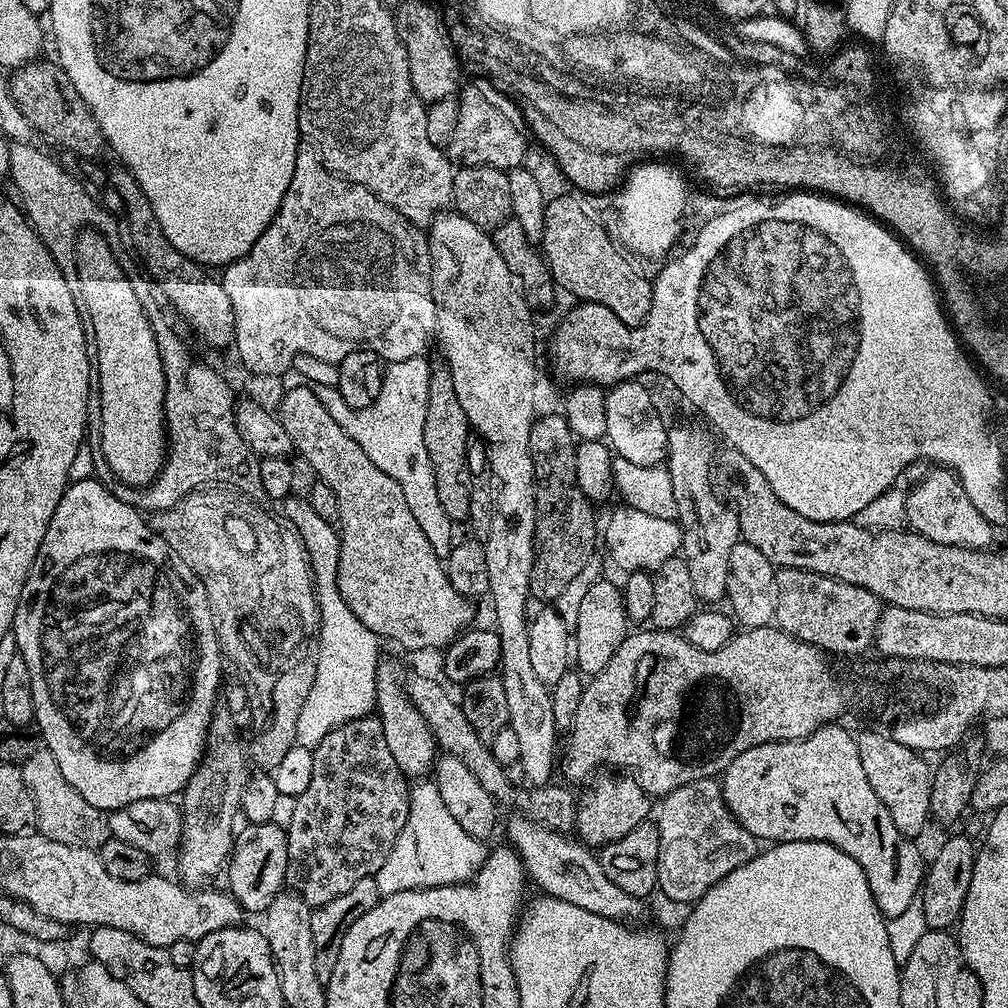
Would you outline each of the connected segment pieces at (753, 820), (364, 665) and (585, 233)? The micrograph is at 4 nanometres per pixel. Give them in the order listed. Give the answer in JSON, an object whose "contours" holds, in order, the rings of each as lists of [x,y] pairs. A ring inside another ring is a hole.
{"contours":[[[[836,722],[825,724],[804,740],[763,744],[746,750],[746,754],[738,754],[722,773],[724,807],[757,841],[780,842],[780,832],[776,832],[776,828],[784,828],[784,820],[780,820],[780,824],[772,820],[772,812],[776,812],[776,808],[772,808],[772,792],[784,796],[784,788],[856,788],[860,804],[856,804],[856,796],[852,796],[852,808],[844,808],[852,820],[832,820],[832,832],[836,832],[836,828],[844,832],[844,836],[836,836],[836,840],[844,844],[844,855],[856,852],[859,864],[869,864],[873,868],[868,891],[879,913],[885,917],[900,916],[911,904],[913,907],[917,899],[926,875],[926,860],[924,864],[911,839],[900,835],[870,788],[859,761],[857,737],[847,727],[838,725]]],[[[317,579],[315,590],[322,592],[326,610],[318,613],[318,627],[314,633],[316,668],[313,670],[313,684],[298,710],[295,738],[295,743],[305,744],[313,750],[319,746],[322,738],[326,738],[326,734],[337,727],[348,700],[356,700],[359,696],[371,697],[375,693],[378,675],[376,663],[380,660],[376,633],[357,618],[350,606],[346,606],[335,583],[331,579]]],[[[560,196],[545,203],[542,255],[557,289],[572,292],[575,288],[584,288],[583,299],[587,303],[606,306],[606,310],[625,322],[644,321],[652,305],[652,284],[649,277],[647,280],[632,269],[633,261],[621,251],[613,237],[612,240],[574,197]]]]}

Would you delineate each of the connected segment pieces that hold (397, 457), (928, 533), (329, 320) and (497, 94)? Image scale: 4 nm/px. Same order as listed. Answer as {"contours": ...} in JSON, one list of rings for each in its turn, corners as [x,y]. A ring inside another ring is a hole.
{"contours":[[[[419,355],[405,360],[391,361],[385,367],[382,390],[378,390],[378,398],[370,406],[356,411],[348,410],[339,417],[344,433],[382,470],[397,483],[410,506],[410,514],[422,526],[422,534],[426,534],[429,549],[444,558],[452,551],[453,521],[448,519],[446,510],[442,510],[442,502],[438,502],[438,490],[434,482],[434,472],[431,470],[430,458],[424,445],[424,422],[426,406],[428,405],[428,382],[430,367]]],[[[936,466],[931,470],[933,472],[920,484],[925,500],[918,498],[914,502],[915,506],[921,510],[921,518],[924,519],[923,536],[930,538],[930,542],[938,542],[946,546],[987,549],[991,545],[988,543],[992,540],[993,525],[989,524],[986,518],[982,518],[982,514],[978,514],[974,502],[970,502],[955,472],[943,466]]],[[[301,147],[300,153],[296,155],[296,165],[294,166],[294,174],[290,178],[290,186],[282,198],[282,206],[274,214],[274,218],[270,222],[270,226],[266,226],[266,230],[262,230],[262,234],[258,238],[258,242],[254,242],[252,249],[249,250],[249,252],[247,252],[242,259],[236,260],[235,263],[227,265],[222,272],[222,283],[224,285],[224,289],[230,298],[230,306],[234,306],[234,318],[236,319],[236,338],[234,341],[234,349],[236,348],[237,354],[240,355],[241,362],[244,363],[250,371],[257,372],[260,376],[268,376],[271,372],[280,372],[283,370],[284,356],[296,356],[299,352],[301,352],[304,356],[313,356],[316,360],[325,360],[326,363],[332,364],[331,366],[336,366],[339,365],[342,358],[346,358],[346,354],[354,354],[358,350],[369,349],[372,352],[375,348],[378,348],[378,350],[388,350],[388,346],[386,346],[388,342],[384,340],[384,334],[386,334],[386,326],[390,324],[390,312],[394,312],[394,314],[396,314],[400,300],[406,300],[406,298],[410,296],[410,290],[432,290],[432,260],[428,256],[428,250],[425,241],[422,239],[421,233],[419,236],[416,232],[419,232],[417,225],[413,224],[411,220],[406,219],[406,217],[404,217],[397,209],[392,208],[378,196],[375,196],[375,194],[368,190],[365,185],[358,185],[352,181],[345,180],[343,177],[336,175],[328,169],[317,155],[315,147]],[[370,286],[380,286],[380,288],[378,288],[378,294],[376,294],[376,300],[380,302],[380,308],[378,308],[376,312],[374,312],[374,310],[370,312],[370,308],[366,306],[366,304],[368,304],[368,302],[366,302],[366,298],[368,298],[368,288],[370,288]]],[[[477,79],[459,89],[456,124],[452,128],[452,139],[446,144],[446,155],[453,165],[466,168],[485,164],[491,168],[519,169],[524,160],[521,110],[513,97],[501,92],[491,81]]]]}

